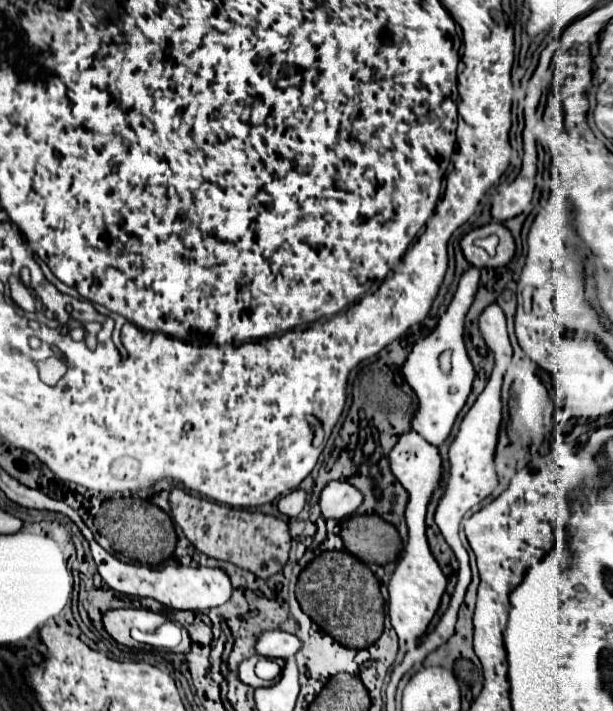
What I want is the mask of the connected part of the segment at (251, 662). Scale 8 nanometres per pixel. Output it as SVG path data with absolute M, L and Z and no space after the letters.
M257 654L251 656L251 658L247 658L247 660L243 660L241 666L239 666L239 680L241 680L243 684L251 686L251 688L259 688L259 686L269 686L269 684L273 684L273 682L267 682L267 680L261 680L261 678L255 676L253 668L255 668L257 662L259 662L259 656L257 656Z

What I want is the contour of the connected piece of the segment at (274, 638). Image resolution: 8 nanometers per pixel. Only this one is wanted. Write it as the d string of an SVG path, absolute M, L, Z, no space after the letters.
M267 630L261 632L255 642L255 652L263 658L293 658L301 648L301 640L283 630Z

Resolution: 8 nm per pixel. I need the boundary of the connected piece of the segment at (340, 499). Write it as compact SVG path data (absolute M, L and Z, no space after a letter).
M329 482L319 494L321 514L333 520L345 520L353 516L361 502L361 492L347 482Z

